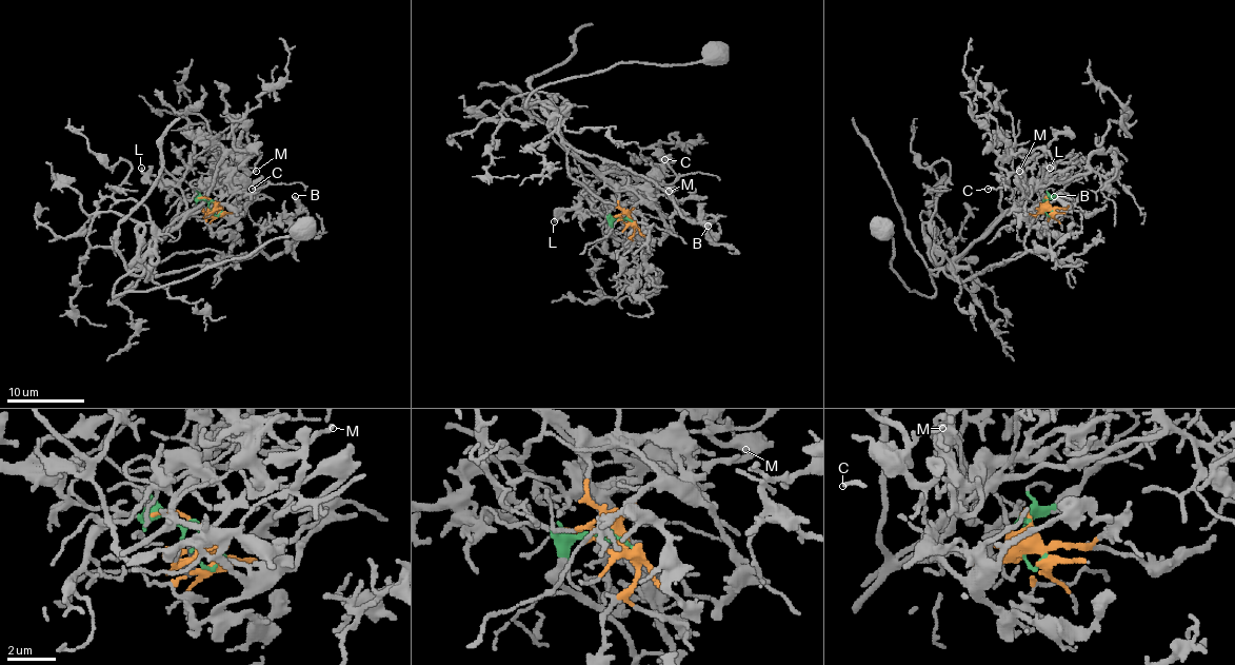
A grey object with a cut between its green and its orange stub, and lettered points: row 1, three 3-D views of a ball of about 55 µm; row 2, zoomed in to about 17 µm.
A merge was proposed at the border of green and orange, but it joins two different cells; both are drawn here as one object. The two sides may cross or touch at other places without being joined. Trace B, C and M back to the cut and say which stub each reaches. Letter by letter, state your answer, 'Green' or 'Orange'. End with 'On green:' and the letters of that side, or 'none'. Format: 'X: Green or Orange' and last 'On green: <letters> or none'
B: Orange
C: Orange
M: Orange
On green: none

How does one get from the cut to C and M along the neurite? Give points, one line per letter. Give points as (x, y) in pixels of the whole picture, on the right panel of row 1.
C: (1047, 204), (1033, 215), (1020, 204), (1032, 192), (1026, 197), (1018, 186), (1012, 193), (1004, 188), (987, 190)
M: (1047, 204), (1033, 215), (1020, 209), (1032, 192), (1026, 197), (1020, 188), (1008, 183), (1008, 178), (1020, 170)

